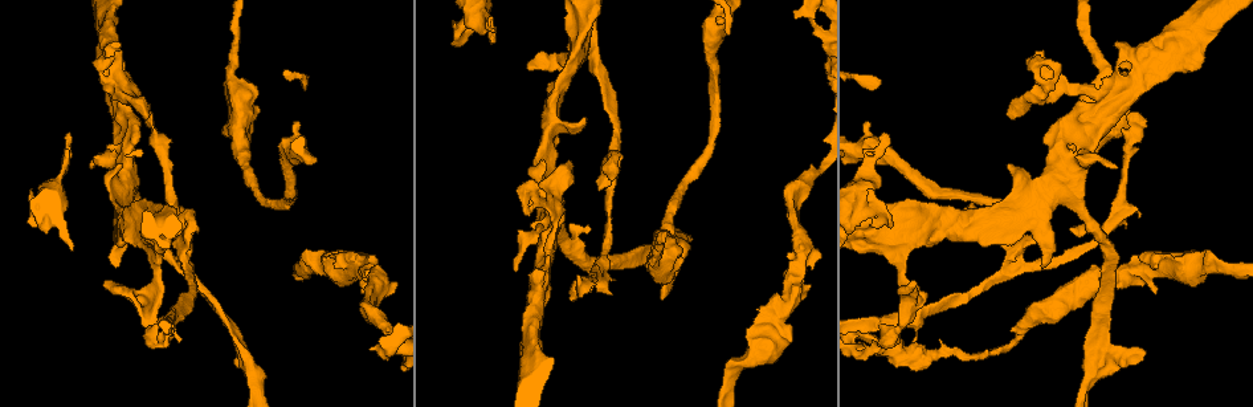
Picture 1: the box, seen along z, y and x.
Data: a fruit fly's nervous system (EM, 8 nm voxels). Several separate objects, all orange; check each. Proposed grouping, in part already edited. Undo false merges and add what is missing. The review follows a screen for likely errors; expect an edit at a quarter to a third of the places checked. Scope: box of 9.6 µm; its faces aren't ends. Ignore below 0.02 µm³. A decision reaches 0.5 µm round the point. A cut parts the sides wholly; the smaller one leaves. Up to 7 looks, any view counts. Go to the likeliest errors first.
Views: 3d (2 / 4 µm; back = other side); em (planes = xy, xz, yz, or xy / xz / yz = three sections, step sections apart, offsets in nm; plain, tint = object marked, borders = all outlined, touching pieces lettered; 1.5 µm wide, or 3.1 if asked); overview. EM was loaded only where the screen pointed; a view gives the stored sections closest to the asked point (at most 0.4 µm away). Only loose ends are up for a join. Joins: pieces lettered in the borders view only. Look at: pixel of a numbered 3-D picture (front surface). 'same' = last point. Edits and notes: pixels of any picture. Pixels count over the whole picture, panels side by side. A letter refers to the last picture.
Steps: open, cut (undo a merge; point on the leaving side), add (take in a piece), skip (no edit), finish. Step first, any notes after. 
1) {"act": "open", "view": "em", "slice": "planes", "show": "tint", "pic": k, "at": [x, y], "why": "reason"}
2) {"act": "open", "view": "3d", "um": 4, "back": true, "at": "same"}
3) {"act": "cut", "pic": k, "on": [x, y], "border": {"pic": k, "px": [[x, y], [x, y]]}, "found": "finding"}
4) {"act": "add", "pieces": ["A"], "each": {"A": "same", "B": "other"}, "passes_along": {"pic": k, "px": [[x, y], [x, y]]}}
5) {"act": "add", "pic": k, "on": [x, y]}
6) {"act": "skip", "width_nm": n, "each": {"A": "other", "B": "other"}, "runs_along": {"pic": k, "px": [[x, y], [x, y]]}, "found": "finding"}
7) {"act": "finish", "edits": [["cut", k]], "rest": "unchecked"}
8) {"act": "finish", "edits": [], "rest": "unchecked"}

{"act": "open", "view": "3d", "um": 4, "back": true, "pic": 1, "at": [871, 225], "why": "branch stops here"}

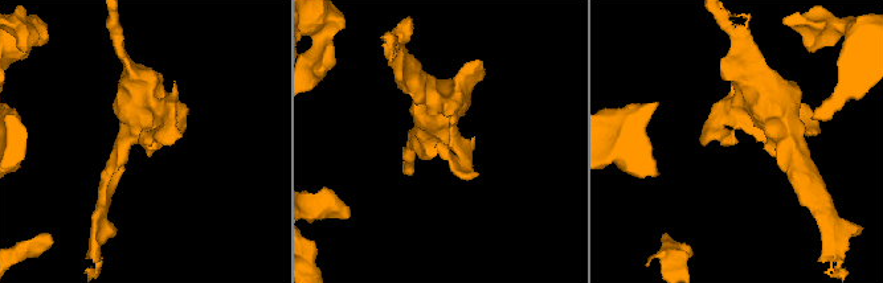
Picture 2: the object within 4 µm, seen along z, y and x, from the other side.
{"act": "open", "view": "em", "slice": "planes", "show": "tint", "pic": 2, "at": [437, 142], "why": "now the EM"}

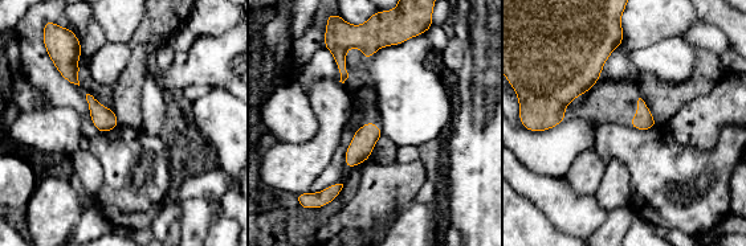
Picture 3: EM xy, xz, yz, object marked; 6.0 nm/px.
{"act": "open", "view": "em", "slice": "planes", "show": "borders", "at": "same", "why": "what lies round it"}

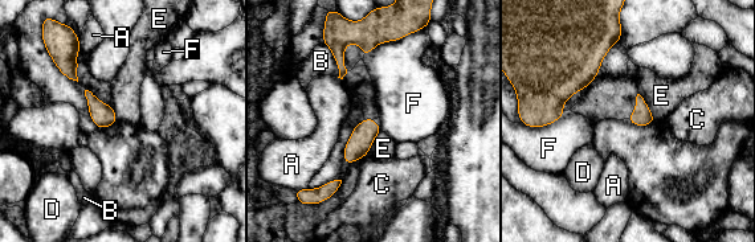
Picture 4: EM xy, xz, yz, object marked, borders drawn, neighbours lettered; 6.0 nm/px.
{"act": "skip", "each": {"A": "other", "B": "other", "C": "other", "D": "other", "E": "other", "F": "other"}, "border": {"pic": 4, "px": [[408, 35], [383, 41], [364, 56]]}, "found": "no lettered piece goes on from it"}

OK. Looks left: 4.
{"act": "open", "view": "em", "slice": "yz", "step": 4, "show": "tint", "pic": 1, "at": [112, 56]}

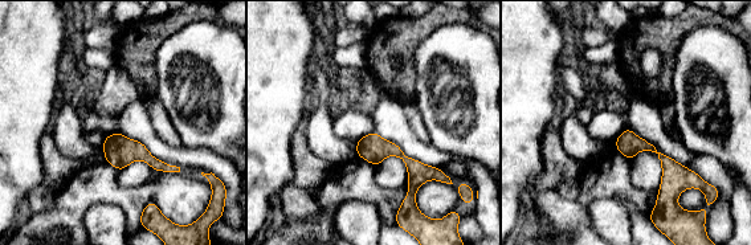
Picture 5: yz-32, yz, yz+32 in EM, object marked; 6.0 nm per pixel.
{"act": "open", "view": "em", "slice": "yz", "step": 4, "show": "borders", "at": "same"}

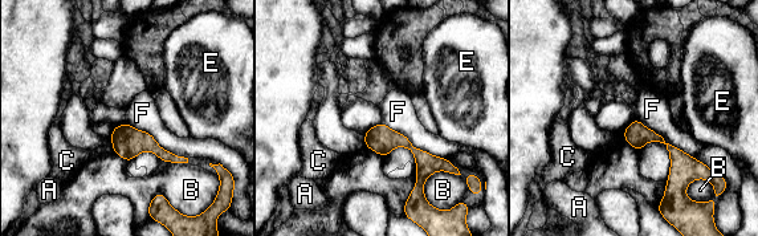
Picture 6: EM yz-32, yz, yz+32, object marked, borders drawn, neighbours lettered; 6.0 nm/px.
{"act": "skip", "each": {"A": "other", "B": "other", "C": "other", "E": "other", "F": "other"}, "border": {"pic": 6, "px": [[382, 121], [416, 147], [445, 158]]}, "found": "continuous, no second cell"}

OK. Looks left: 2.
{"act": "finish", "edits": [], "rest": "unchecked"}

